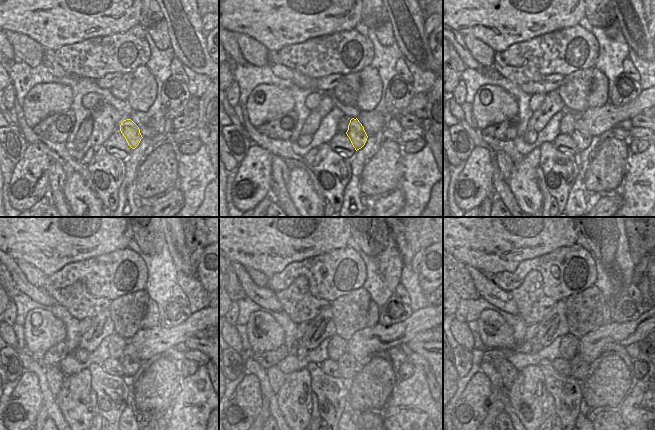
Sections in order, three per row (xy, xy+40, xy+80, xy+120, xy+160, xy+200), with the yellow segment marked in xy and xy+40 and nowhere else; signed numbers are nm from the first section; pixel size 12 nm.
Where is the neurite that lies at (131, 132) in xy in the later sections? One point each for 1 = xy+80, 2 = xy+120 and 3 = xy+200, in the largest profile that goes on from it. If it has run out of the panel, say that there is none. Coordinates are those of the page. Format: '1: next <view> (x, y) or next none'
1: next xy+80 (580, 135)
2: next xy+120 (130, 360)
3: next xy+200 (579, 369)

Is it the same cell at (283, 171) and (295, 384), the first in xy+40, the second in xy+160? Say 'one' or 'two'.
two

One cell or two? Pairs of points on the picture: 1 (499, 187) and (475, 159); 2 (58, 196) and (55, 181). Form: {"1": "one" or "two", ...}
{"1": "two", "2": "one"}

